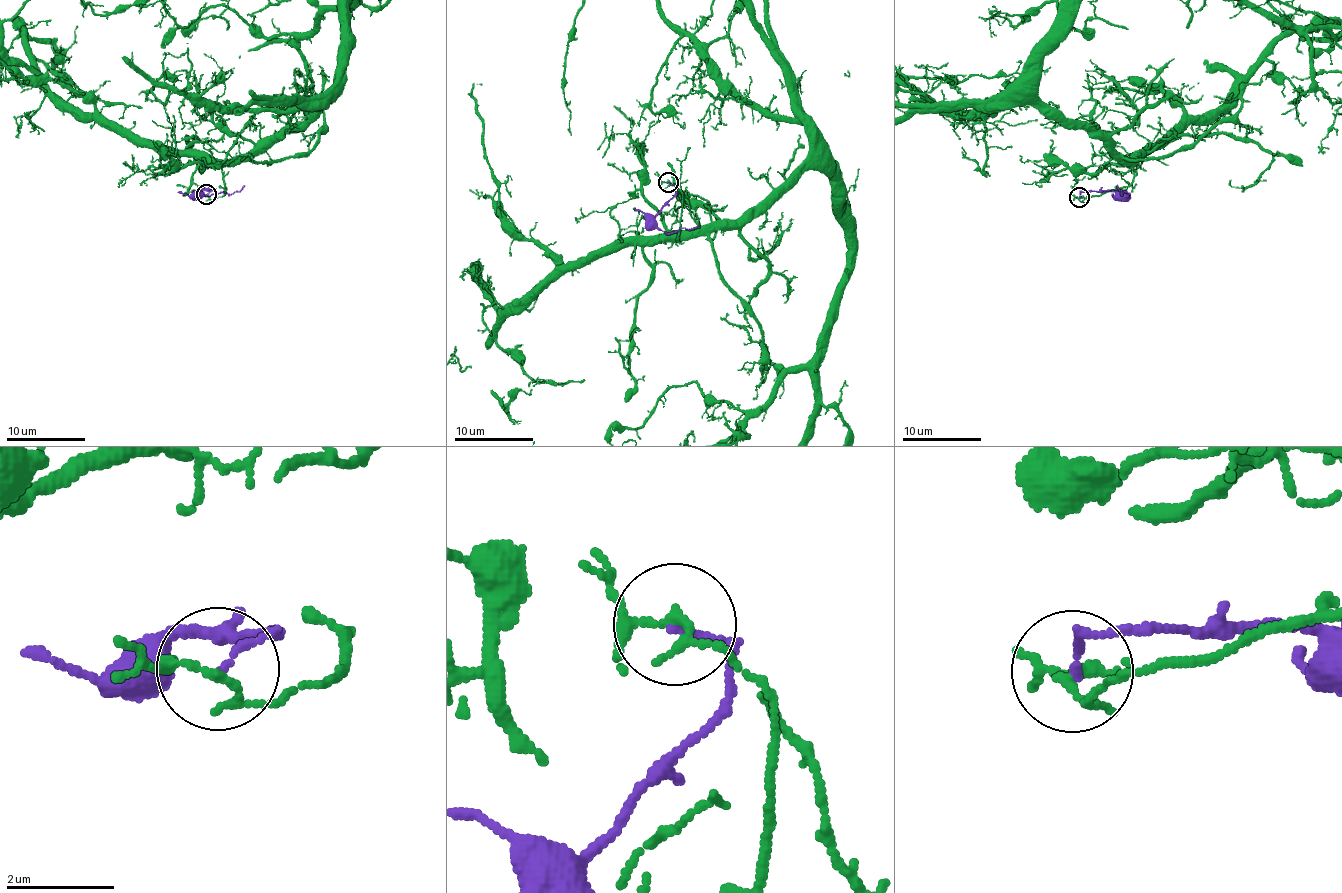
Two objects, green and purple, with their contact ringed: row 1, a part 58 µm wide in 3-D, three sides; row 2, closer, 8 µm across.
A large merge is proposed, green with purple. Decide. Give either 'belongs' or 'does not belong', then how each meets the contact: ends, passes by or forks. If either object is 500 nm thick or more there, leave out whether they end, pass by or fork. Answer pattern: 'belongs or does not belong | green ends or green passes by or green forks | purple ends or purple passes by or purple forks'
does not belong | green forks | purple ends

